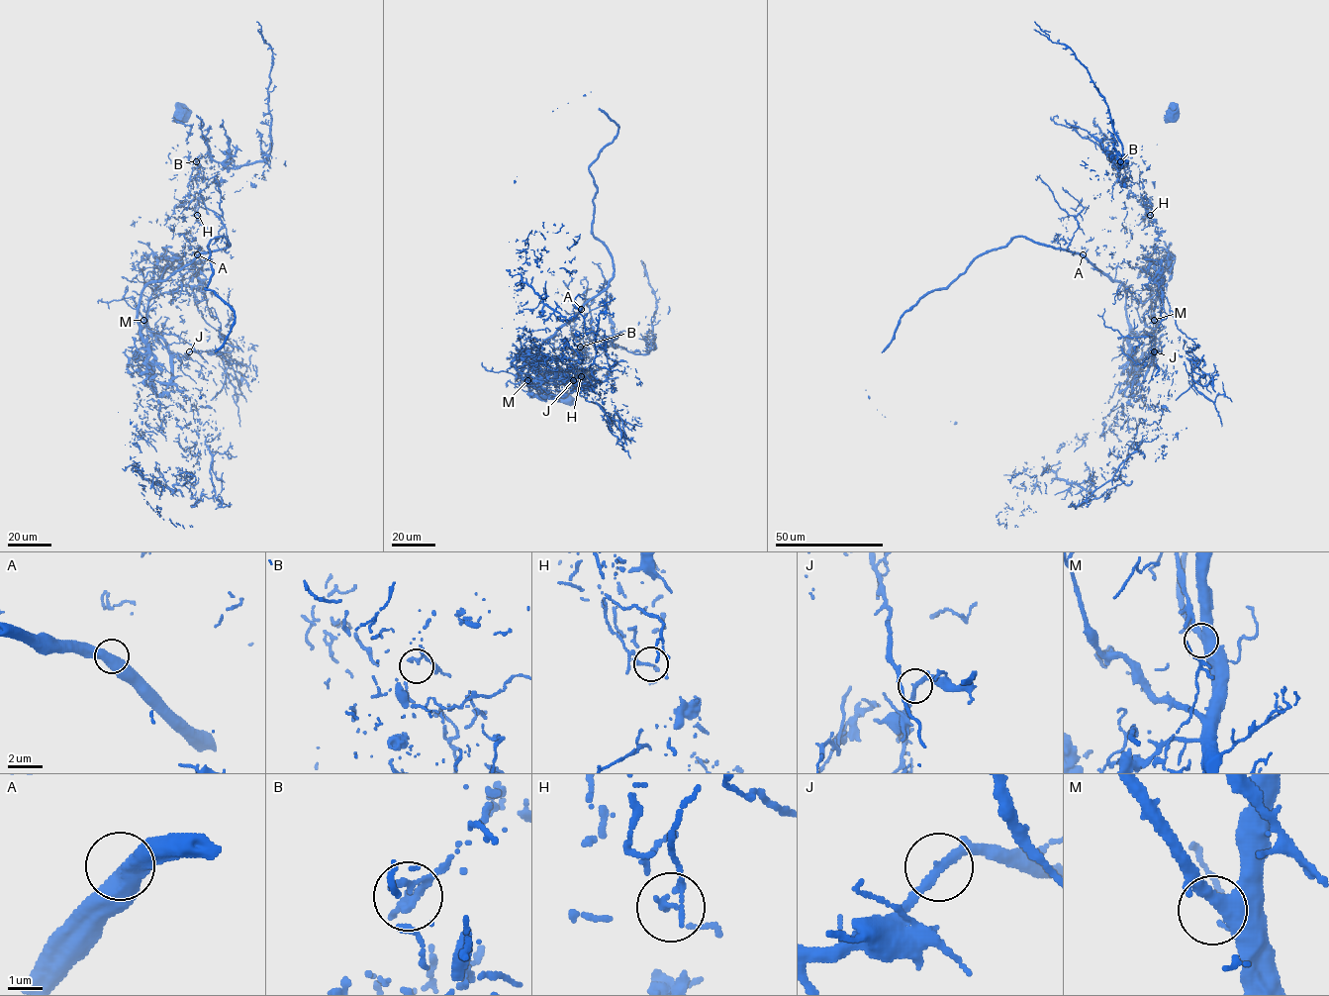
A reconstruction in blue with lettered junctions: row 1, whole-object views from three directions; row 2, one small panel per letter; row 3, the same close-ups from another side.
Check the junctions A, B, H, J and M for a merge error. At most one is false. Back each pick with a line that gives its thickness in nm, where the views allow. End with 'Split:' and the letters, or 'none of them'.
J: calibre 260 nm
Split: J

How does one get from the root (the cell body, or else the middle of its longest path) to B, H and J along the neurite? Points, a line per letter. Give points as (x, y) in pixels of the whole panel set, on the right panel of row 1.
B: (1170, 117), (1157, 145), (1132, 162), (1118, 155), (1113, 148), (1112, 156), (1108, 156), (1120, 161)
H: (1170, 117), (1157, 145), (1132, 162), (1113, 148), (1108, 155), (1128, 167), (1126, 187), (1151, 202), (1150, 215)
J: (1170, 117), (1132, 162), (1113, 148), (1108, 155), (1162, 228), (1144, 258), (1162, 291), (1154, 351)

